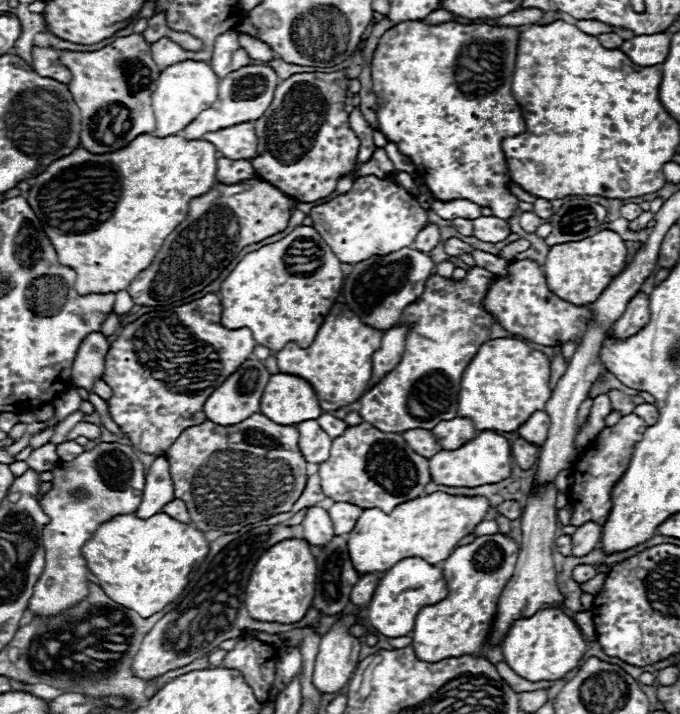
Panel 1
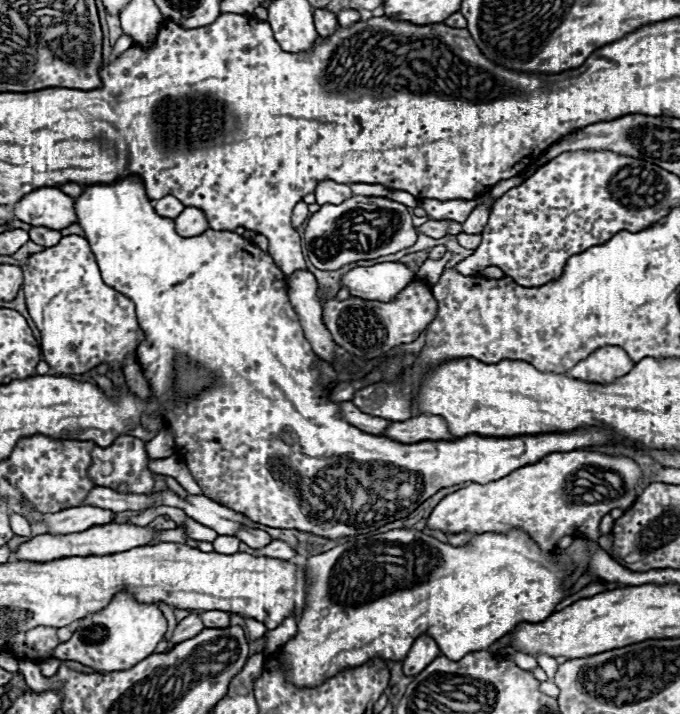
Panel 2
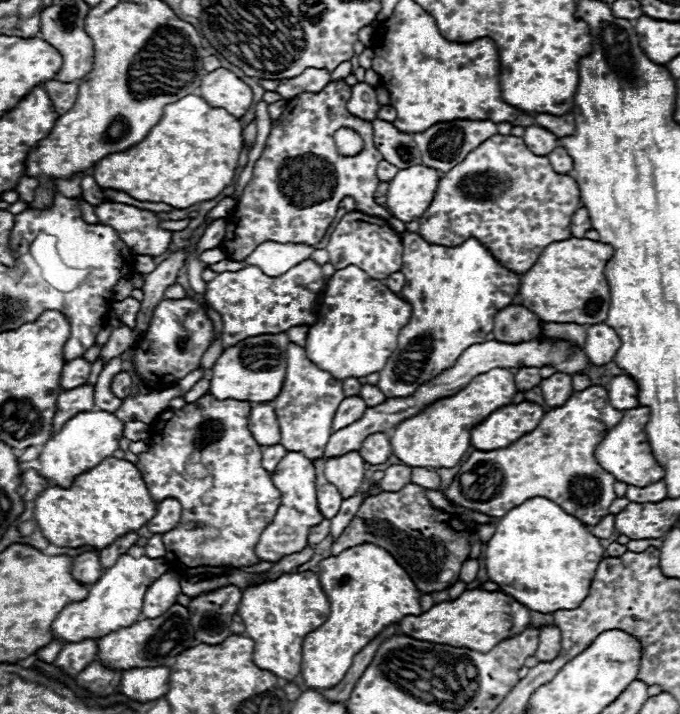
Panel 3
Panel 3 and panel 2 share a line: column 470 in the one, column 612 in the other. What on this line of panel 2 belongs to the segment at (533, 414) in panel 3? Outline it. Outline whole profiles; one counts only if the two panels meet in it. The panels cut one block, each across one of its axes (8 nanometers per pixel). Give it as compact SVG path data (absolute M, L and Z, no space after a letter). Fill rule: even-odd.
M138 176L82 188L82 194L74 200L78 224L96 254L104 282L128 296L136 306L138 324L146 334L138 346L138 362L144 376L150 380L154 396L160 400L172 398L176 354L186 354L190 360L204 364L218 376L216 386L184 402L180 408L174 408L174 412L168 410L166 424L174 430L176 454L182 450L182 460L188 464L194 480L208 498L220 500L254 522L272 528L298 528L330 540L368 534L388 522L408 516L440 488L460 482L486 484L500 480L516 468L534 464L552 452L614 444L614 434L596 426L510 438L466 434L454 440L424 440L416 444L402 444L384 436L366 434L338 418L338 402L334 410L322 410L322 406L328 404L330 392L318 388L318 372L314 366L316 354L304 338L298 316L288 300L286 276L268 254L234 232L206 230L194 238L178 236L174 220L156 214L150 204L152 200L146 196L144 182ZM182 268L194 270L192 276L182 284L170 286L170 276L178 276L178 270ZM330 458L336 476L332 474L332 486L320 486L320 480L330 468Z

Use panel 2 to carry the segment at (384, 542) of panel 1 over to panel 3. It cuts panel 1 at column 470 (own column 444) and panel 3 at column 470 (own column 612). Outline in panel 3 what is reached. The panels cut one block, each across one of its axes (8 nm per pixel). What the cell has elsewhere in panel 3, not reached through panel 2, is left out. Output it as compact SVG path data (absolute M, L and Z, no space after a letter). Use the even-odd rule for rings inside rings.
M604 386L574 392L564 406L546 412L536 430L524 434L510 446L490 452L472 452L446 488L446 498L468 510L500 518L532 496L548 496L548 500L556 500L568 514L584 520L588 526L596 526L616 500L616 478L598 464L594 450L620 420L622 412L608 404ZM596 400L606 400L606 404L596 408Z

